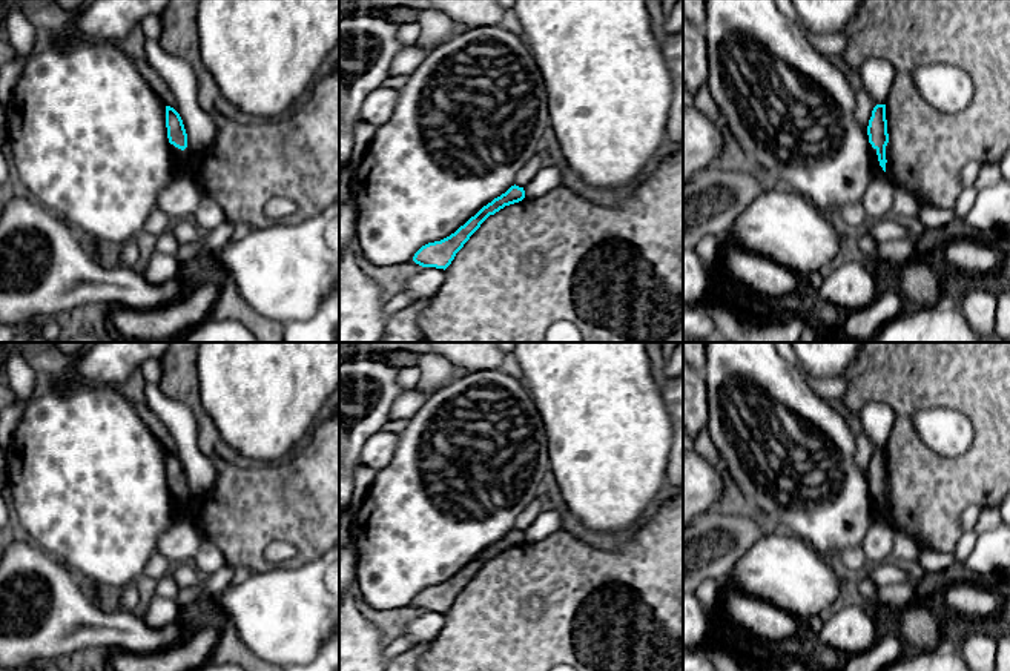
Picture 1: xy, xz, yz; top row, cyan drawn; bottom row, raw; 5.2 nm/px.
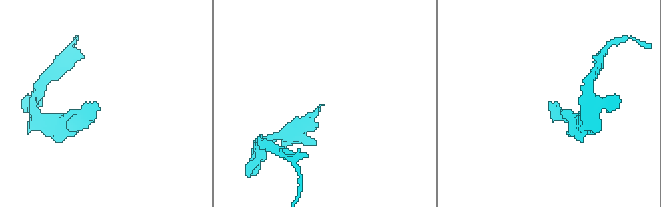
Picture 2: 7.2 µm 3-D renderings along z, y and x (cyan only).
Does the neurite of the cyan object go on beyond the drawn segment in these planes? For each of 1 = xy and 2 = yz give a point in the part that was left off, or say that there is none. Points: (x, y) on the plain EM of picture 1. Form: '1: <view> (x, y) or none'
1: none
2: none

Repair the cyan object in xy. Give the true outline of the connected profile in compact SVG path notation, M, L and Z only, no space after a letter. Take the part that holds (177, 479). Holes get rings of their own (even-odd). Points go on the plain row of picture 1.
M166 450L166 471L169 487L184 494L187 491L187 478L180 458L170 450Z

